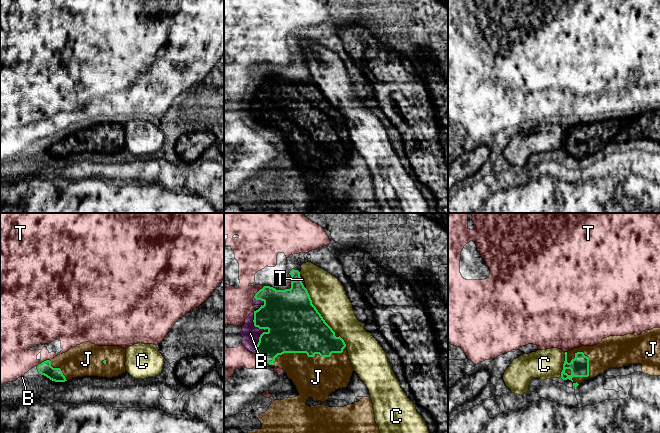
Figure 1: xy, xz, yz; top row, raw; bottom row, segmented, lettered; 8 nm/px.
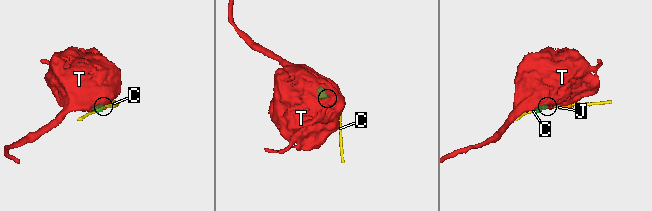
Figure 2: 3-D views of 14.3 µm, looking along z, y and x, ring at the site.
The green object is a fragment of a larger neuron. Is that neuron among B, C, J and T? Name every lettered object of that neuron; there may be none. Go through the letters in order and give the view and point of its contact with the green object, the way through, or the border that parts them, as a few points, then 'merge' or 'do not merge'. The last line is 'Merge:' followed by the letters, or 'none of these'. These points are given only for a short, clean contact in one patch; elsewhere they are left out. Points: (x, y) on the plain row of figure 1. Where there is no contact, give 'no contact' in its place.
B: meets green in xz at (264, 108); merge
C: meets green in xz at (317, 86); do not merge
J: meets green in xz at (308, 132); merge
T: meets green in xy at (43, 138); do not merge
Merge: B, J

